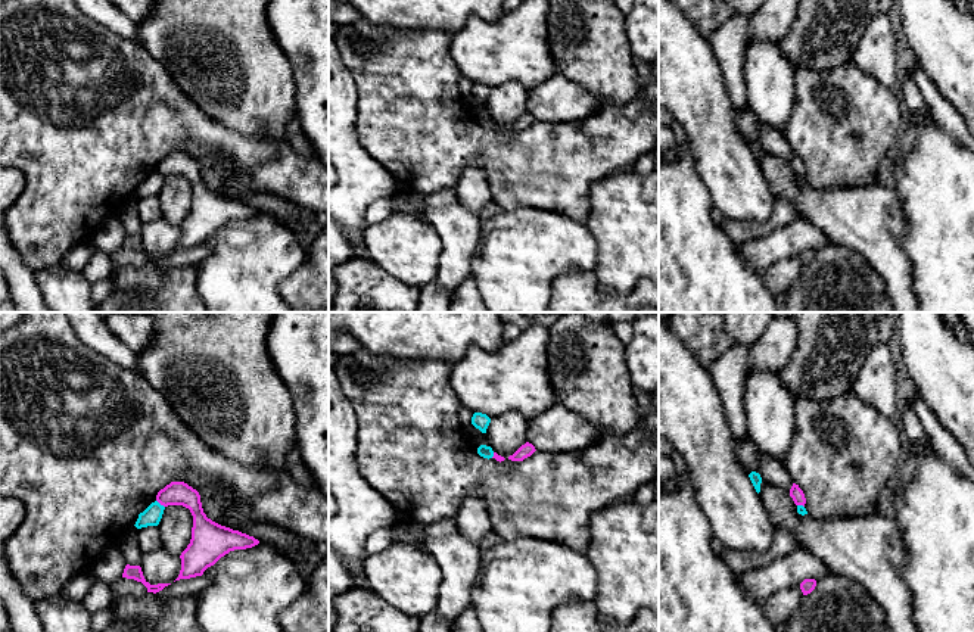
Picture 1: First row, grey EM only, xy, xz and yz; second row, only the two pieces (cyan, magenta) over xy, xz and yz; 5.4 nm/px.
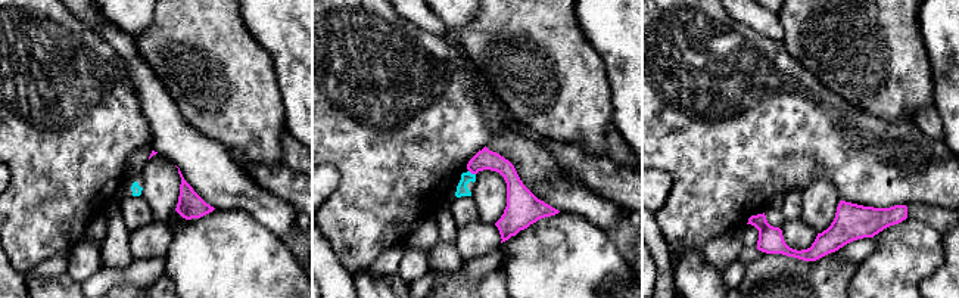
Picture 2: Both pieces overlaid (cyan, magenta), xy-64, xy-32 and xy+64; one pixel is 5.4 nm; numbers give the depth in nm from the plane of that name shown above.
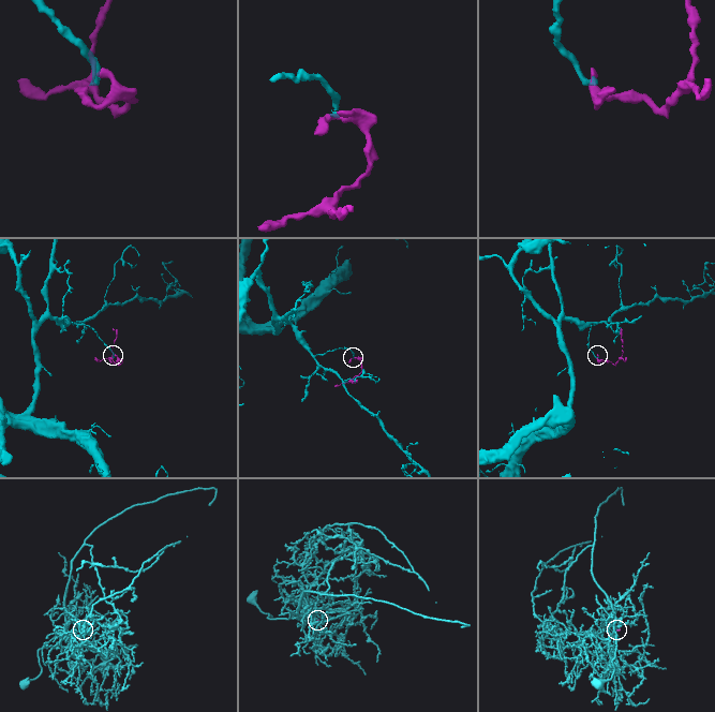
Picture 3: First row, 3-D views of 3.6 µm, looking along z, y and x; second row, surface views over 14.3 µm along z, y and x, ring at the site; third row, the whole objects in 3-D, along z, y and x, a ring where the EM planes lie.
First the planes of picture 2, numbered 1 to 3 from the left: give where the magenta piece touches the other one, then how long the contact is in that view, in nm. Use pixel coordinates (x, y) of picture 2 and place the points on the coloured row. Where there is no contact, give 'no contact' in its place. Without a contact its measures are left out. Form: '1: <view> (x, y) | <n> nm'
1: no contact
2: xy-32 (470, 173) | 50 nm
3: no contact

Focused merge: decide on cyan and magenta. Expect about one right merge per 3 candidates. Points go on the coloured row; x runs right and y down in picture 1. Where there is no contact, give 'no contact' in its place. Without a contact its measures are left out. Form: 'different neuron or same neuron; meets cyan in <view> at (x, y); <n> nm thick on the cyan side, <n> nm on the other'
different neuron; meets cyan in xy at (159, 504); 100 nm thick on the cyan side, 130 nm on the other

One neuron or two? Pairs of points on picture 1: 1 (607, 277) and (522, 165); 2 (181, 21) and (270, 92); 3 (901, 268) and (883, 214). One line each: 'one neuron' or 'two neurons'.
1: two neurons
2: one neuron
3: one neuron

